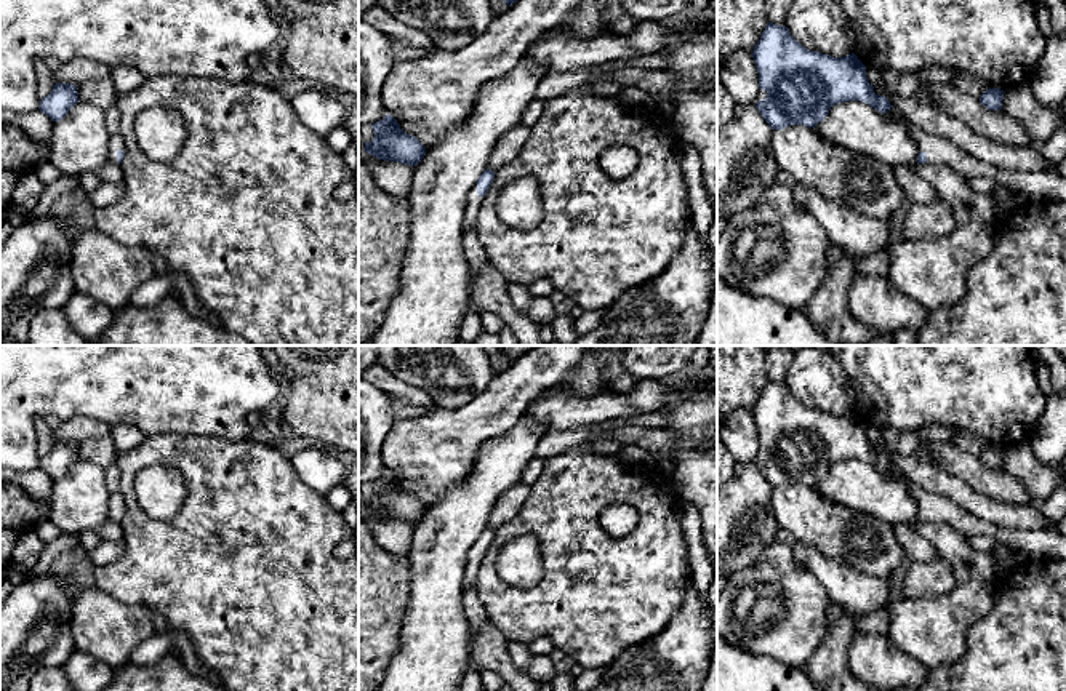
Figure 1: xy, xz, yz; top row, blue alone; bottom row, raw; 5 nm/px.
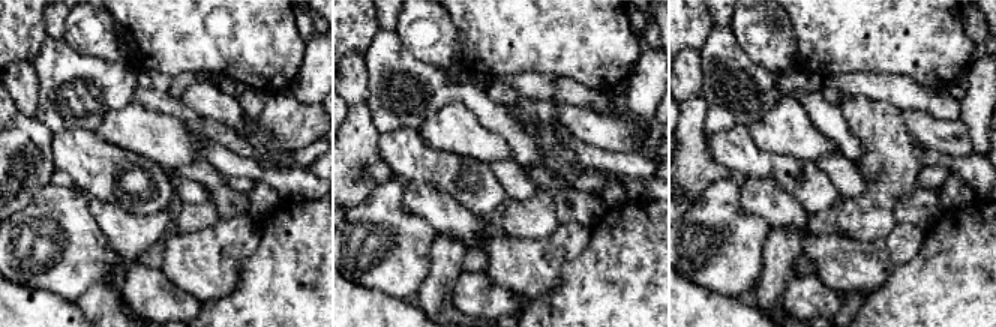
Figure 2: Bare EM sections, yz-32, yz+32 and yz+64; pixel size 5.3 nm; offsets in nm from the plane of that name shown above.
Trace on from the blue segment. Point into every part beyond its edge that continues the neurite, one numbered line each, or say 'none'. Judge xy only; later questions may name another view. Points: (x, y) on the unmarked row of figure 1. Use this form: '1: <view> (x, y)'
1: xy (116, 499)

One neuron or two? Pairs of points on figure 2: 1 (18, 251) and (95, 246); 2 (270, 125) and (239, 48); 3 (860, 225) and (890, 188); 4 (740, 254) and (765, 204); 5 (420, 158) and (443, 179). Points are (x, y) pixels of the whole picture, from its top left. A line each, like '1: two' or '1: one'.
1: one
2: two
3: one
4: two
5: one

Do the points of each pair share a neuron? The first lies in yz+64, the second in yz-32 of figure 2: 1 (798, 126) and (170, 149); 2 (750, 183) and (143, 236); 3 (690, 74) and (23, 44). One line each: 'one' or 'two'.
1: one
2: one
3: two

